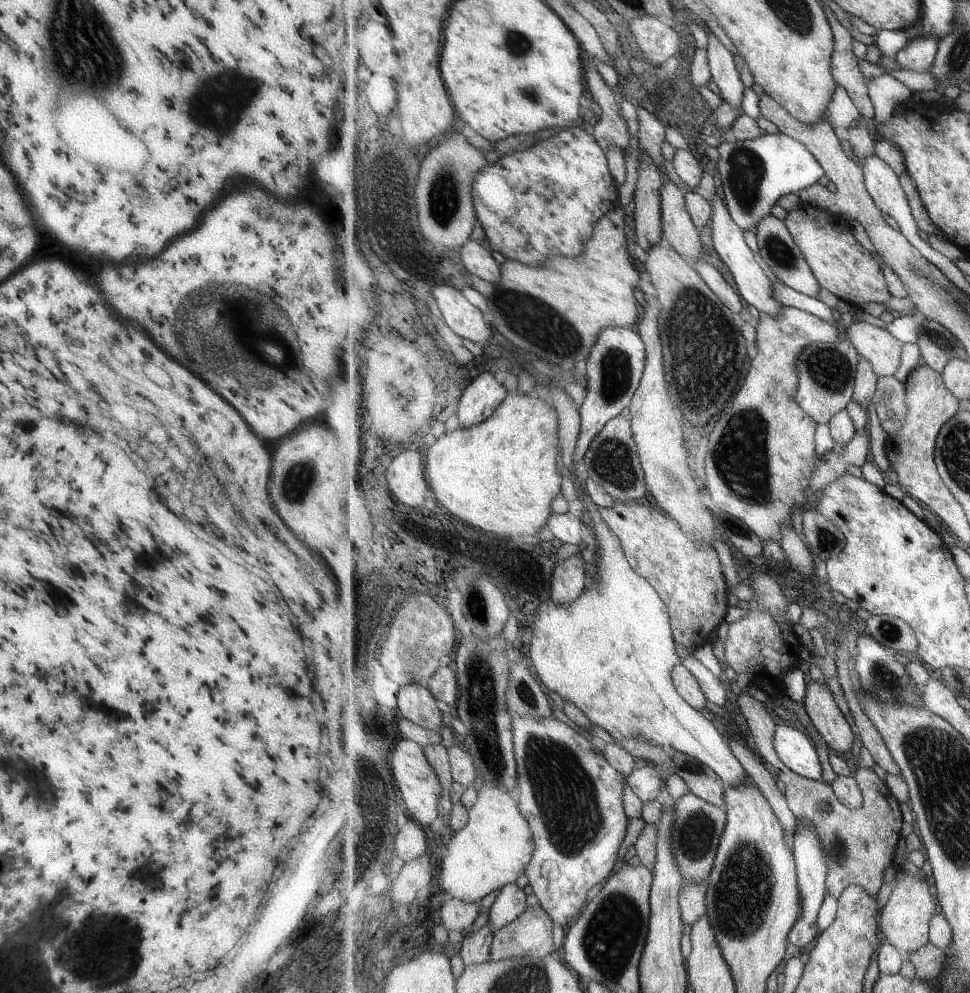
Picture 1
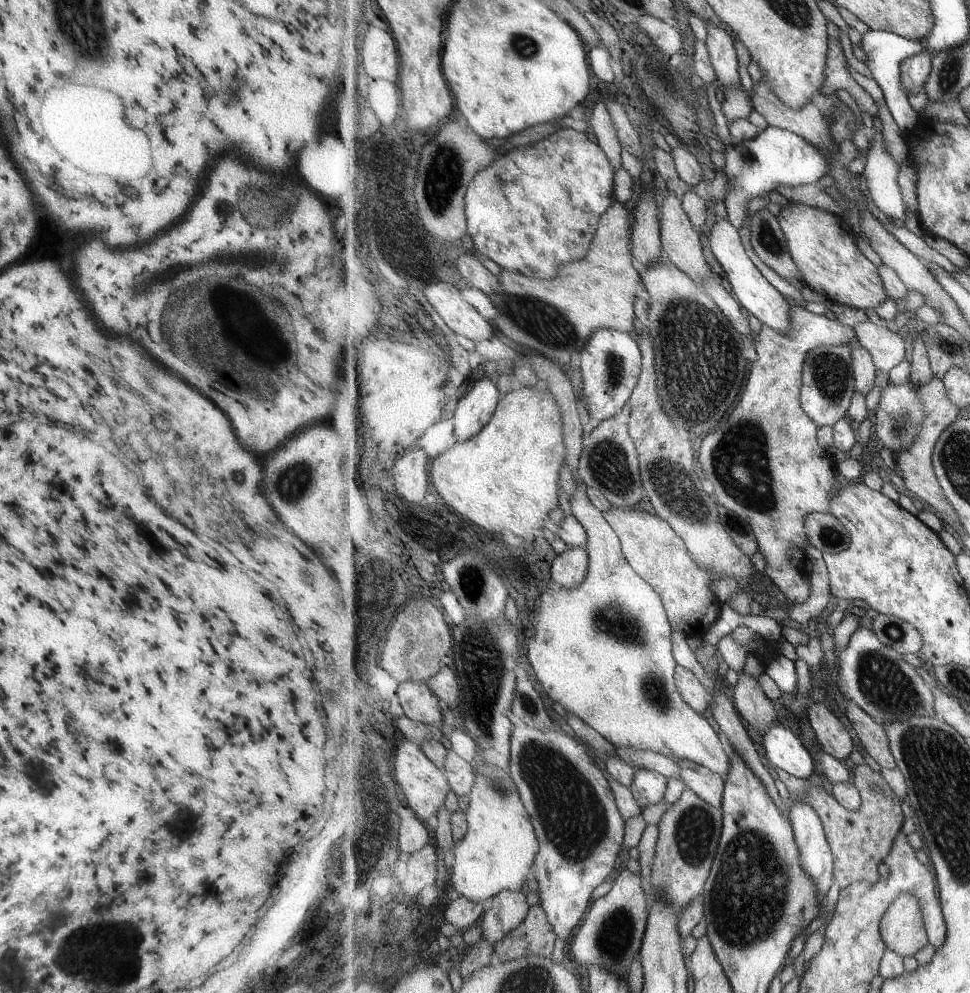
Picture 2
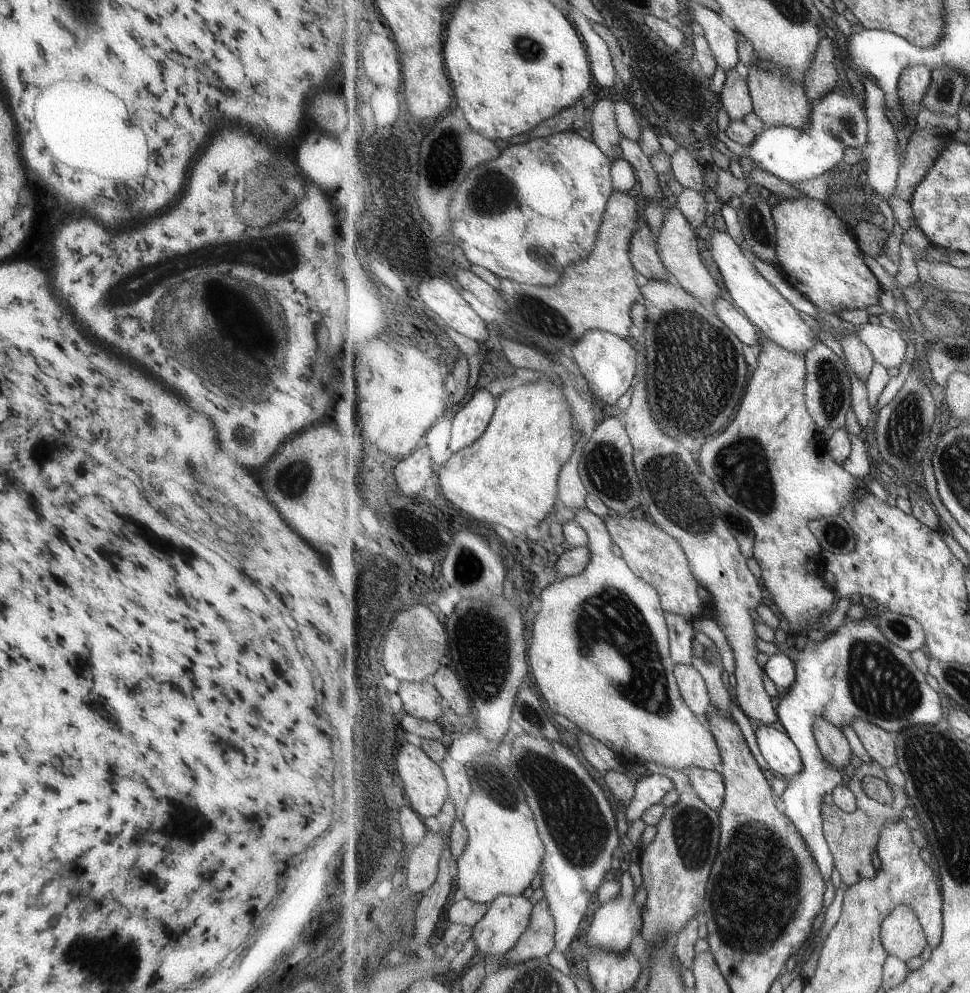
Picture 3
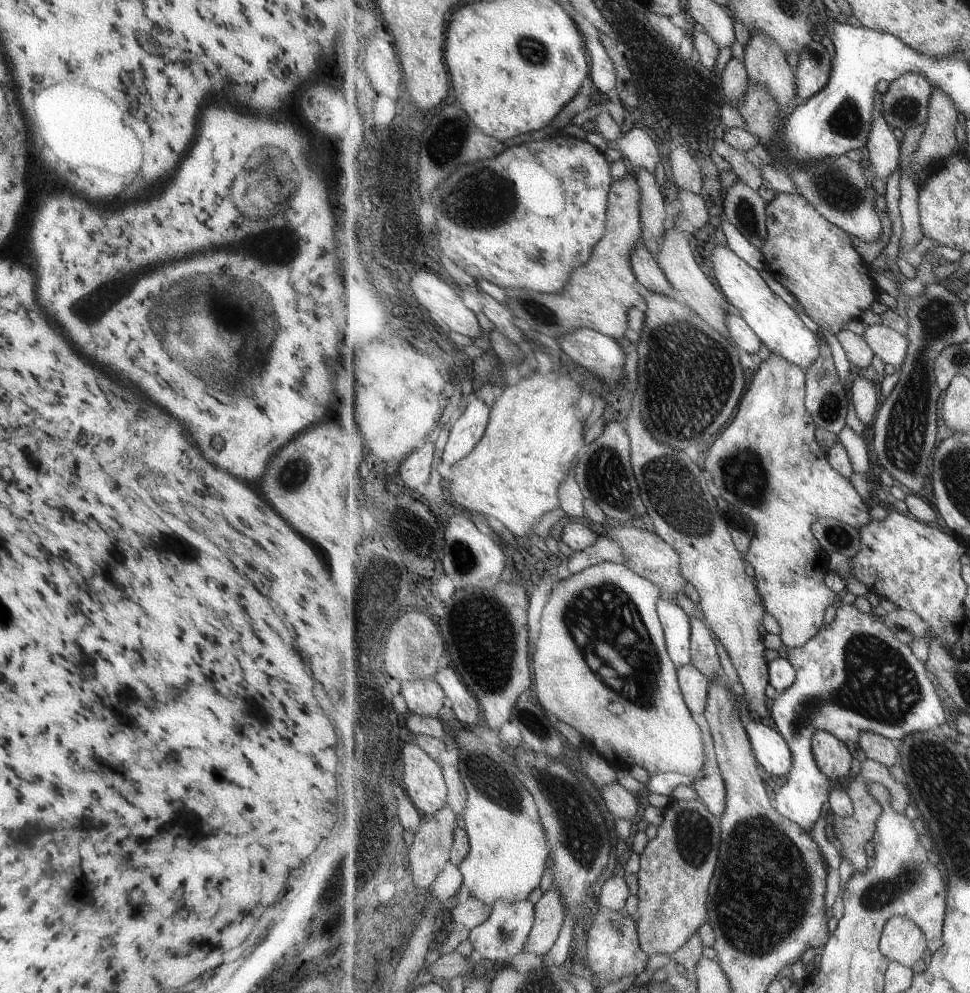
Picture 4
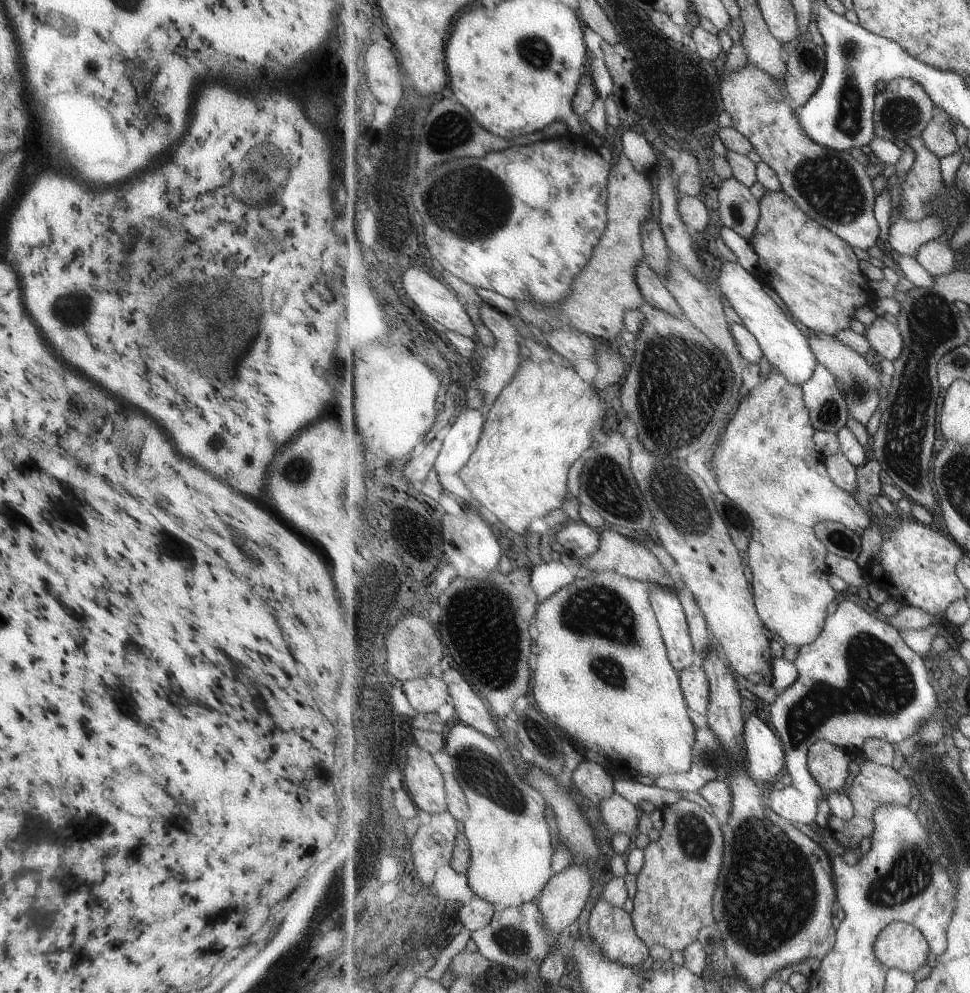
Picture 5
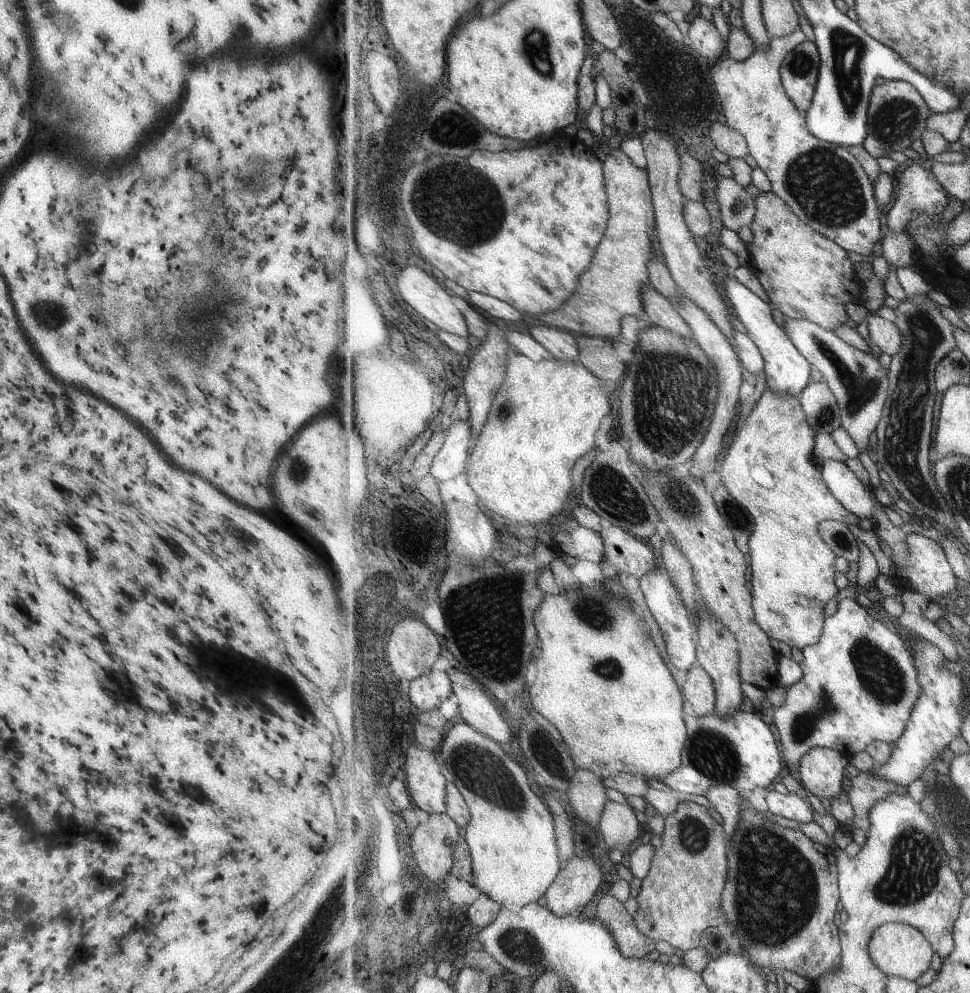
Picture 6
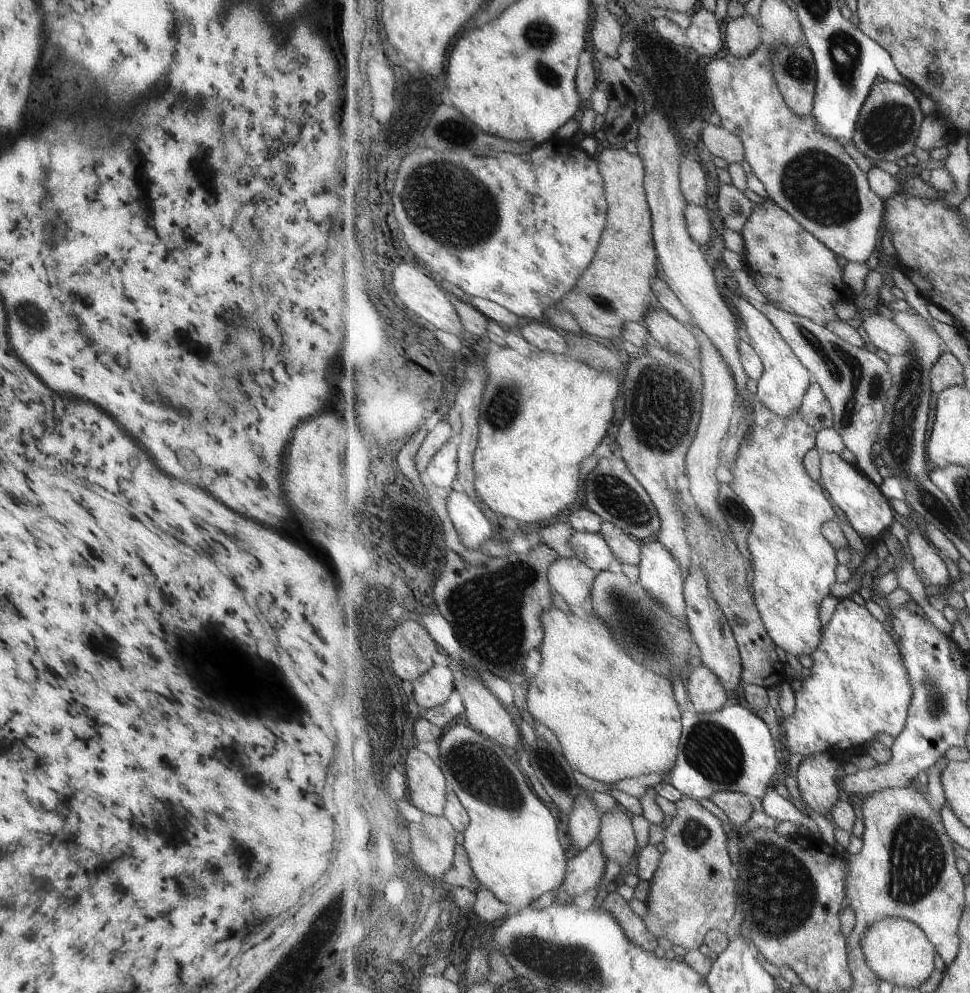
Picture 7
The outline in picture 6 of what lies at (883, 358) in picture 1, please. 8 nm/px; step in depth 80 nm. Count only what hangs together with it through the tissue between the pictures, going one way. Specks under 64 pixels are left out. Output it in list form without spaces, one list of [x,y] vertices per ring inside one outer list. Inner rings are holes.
[[[870,314],[863,327],[871,342],[888,355],[896,355],[904,344],[904,336],[895,322]]]

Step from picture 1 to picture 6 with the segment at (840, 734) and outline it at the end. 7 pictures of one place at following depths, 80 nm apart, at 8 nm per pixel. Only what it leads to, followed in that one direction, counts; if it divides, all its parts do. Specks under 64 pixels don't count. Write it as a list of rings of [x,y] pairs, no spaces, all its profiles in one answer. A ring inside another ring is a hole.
[[[813,747],[802,758],[800,782],[828,807],[833,799],[843,794],[843,778],[848,776],[845,770],[847,764],[849,756],[841,754],[841,751],[829,750],[829,747]]]

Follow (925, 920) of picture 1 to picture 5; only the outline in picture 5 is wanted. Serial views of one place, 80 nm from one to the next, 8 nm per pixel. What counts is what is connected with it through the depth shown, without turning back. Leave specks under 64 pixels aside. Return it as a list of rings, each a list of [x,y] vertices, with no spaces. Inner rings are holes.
[[[895,921],[886,926],[874,946],[877,958],[889,968],[915,974],[929,960],[928,938],[916,926]]]

